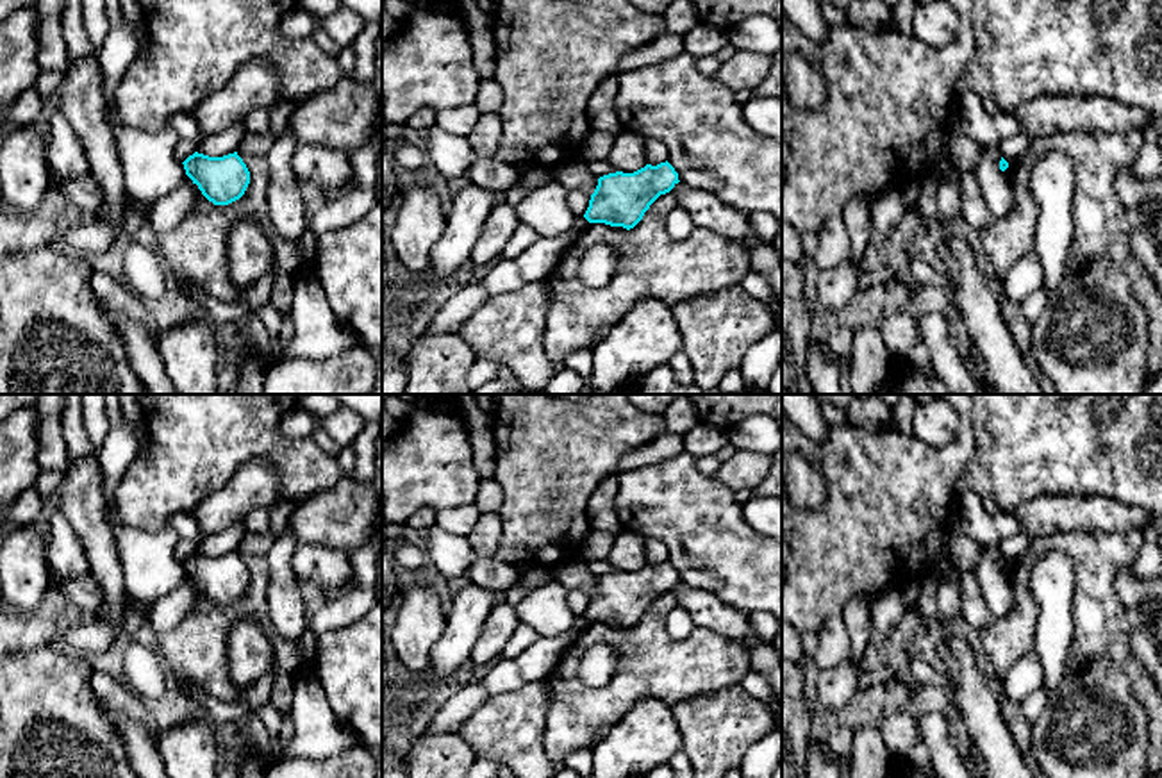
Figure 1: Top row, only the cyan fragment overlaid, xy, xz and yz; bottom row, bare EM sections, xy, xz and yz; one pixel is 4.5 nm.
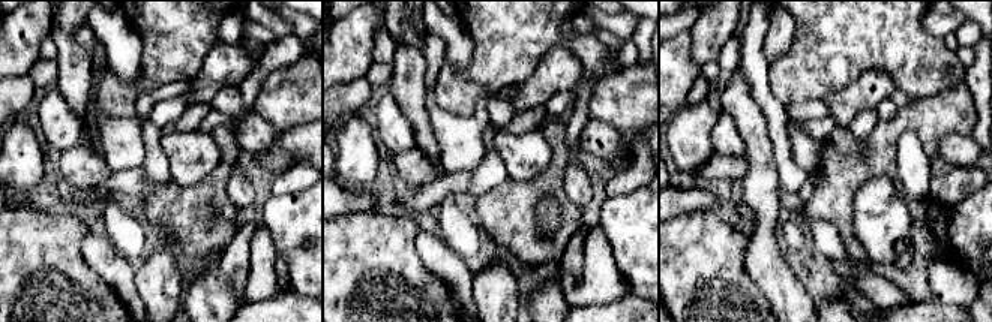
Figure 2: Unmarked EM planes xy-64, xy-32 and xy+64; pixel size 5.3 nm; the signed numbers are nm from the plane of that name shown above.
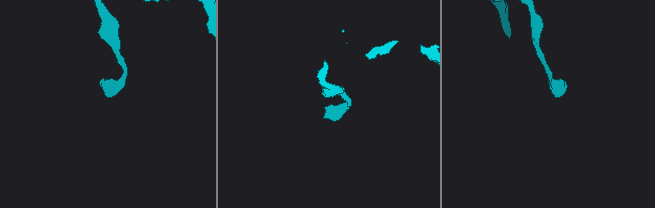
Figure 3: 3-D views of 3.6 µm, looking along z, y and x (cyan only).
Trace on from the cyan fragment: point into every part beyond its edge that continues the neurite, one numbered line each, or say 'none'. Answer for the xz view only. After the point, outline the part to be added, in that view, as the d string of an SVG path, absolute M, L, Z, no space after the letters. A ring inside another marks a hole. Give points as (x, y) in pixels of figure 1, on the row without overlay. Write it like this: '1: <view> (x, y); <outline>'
none

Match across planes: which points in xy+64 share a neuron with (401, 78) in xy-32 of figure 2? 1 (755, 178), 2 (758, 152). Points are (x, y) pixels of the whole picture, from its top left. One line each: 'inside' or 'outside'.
1: inside
2: inside

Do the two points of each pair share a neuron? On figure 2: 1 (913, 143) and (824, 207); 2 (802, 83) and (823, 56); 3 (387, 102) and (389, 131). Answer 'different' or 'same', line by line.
1: different
2: same
3: same

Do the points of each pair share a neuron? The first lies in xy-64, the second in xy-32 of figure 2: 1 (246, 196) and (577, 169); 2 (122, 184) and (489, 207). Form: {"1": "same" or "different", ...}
{"1": "same", "2": "different"}

